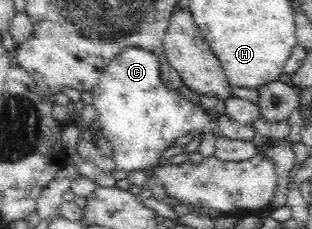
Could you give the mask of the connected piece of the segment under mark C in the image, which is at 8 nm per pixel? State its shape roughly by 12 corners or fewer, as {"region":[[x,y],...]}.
{"region":[[124,48],[90,91],[115,169],[144,171],[178,137],[251,141],[250,124],[170,89]]}

